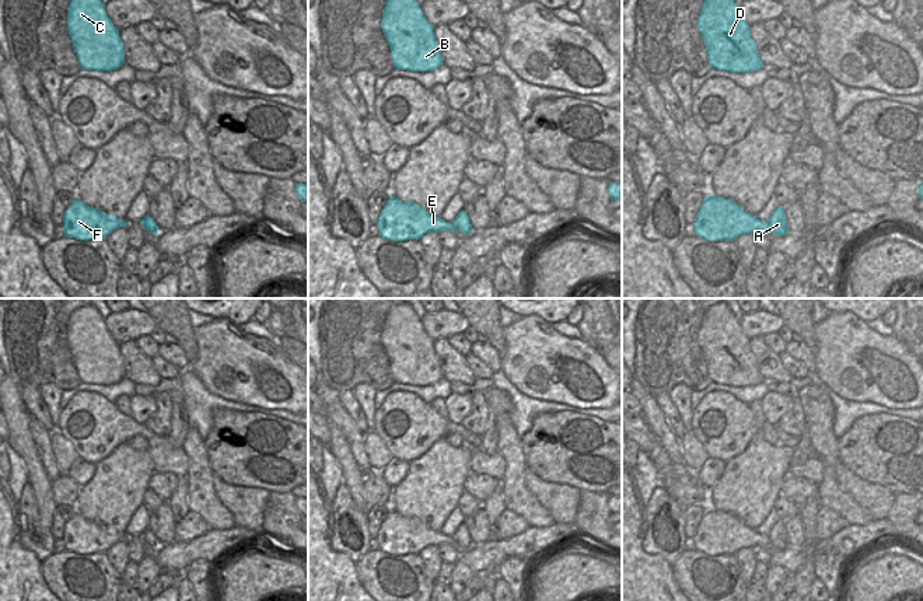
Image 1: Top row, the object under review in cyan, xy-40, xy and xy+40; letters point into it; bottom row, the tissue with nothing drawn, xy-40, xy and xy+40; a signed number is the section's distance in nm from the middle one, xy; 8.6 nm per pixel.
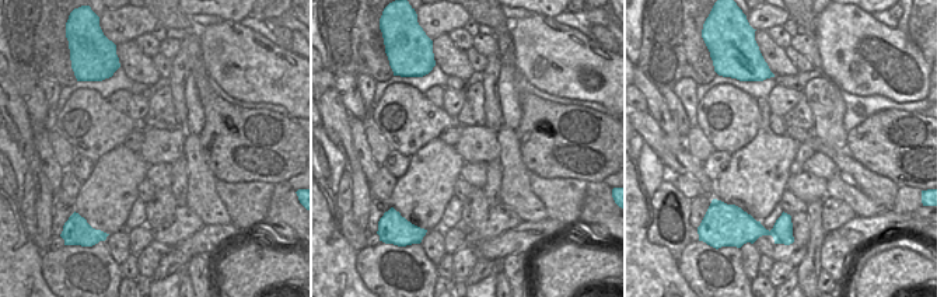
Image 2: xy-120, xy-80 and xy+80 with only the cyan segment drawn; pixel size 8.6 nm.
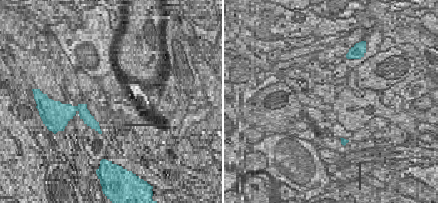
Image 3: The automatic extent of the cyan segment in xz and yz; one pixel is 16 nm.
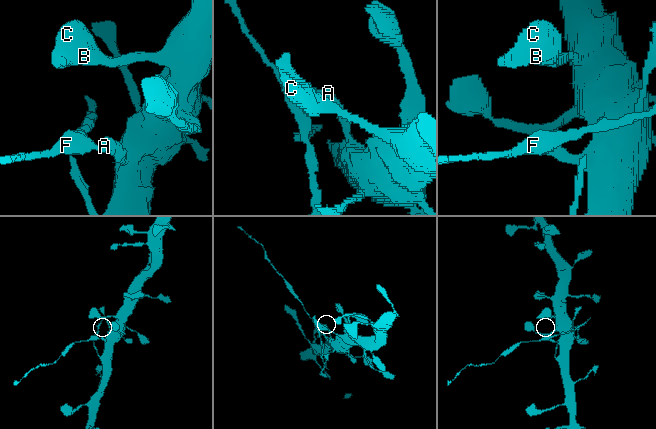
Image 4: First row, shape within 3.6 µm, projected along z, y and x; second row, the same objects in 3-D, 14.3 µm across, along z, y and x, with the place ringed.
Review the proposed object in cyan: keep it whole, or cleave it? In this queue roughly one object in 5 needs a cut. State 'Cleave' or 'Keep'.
Cleave.

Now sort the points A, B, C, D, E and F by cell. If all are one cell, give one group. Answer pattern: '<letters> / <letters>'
A B C D / E F

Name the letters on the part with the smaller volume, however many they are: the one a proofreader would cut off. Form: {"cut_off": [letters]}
{"cut_off": ["E", "F"]}

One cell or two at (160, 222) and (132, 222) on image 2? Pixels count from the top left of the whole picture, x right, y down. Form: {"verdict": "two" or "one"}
{"verdict": "two"}

